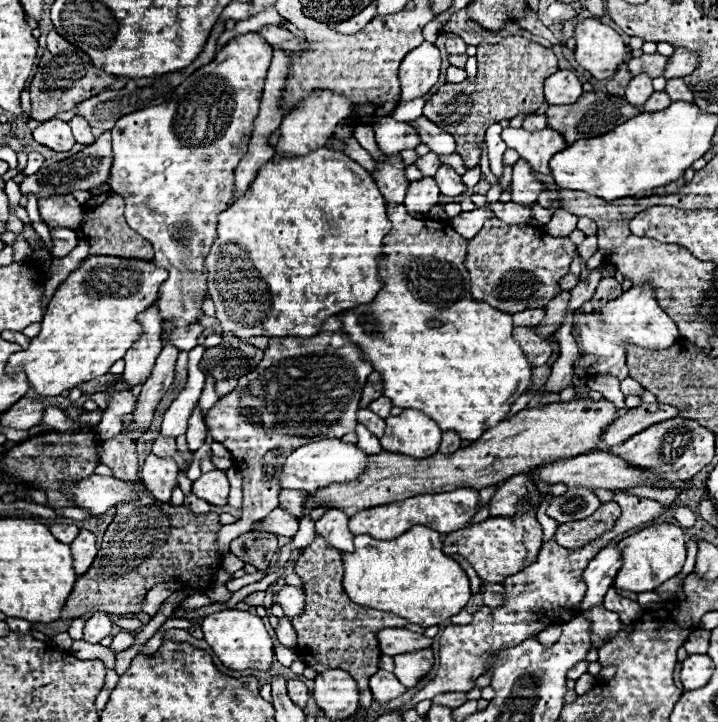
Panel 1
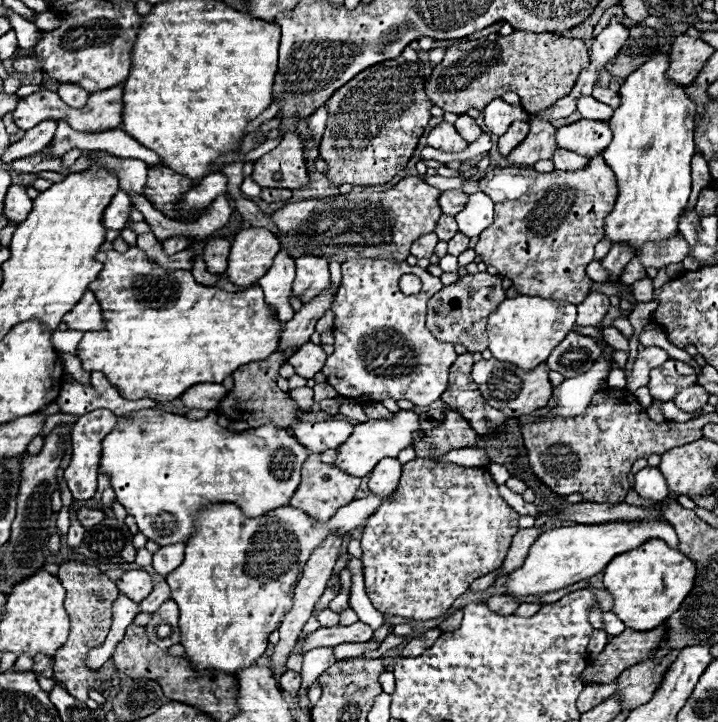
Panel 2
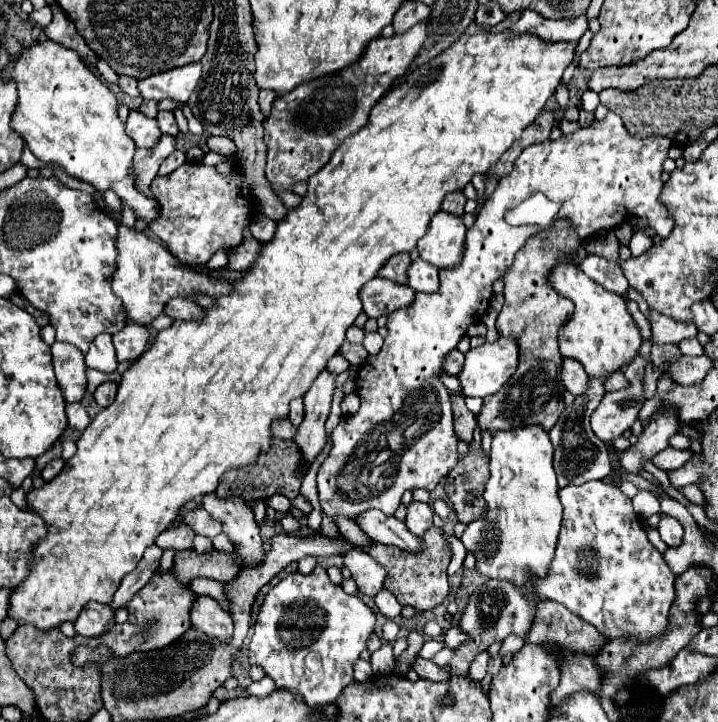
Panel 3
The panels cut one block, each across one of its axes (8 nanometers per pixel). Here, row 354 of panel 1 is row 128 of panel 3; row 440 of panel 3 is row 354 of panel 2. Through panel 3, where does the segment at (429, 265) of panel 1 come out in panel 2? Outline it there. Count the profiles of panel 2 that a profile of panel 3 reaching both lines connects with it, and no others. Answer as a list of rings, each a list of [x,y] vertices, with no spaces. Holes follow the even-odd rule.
[[[138,246],[128,248],[128,252],[124,252],[124,254],[116,252],[116,250],[110,250],[110,252],[104,252],[104,254],[106,254],[106,260],[102,262],[104,268],[102,268],[98,278],[88,288],[96,294],[96,300],[100,302],[106,326],[100,332],[86,332],[84,334],[84,338],[78,344],[78,358],[80,358],[82,368],[86,372],[102,372],[108,378],[108,382],[118,388],[122,398],[126,398],[126,400],[152,398],[152,400],[158,400],[158,402],[170,402],[170,400],[180,398],[190,386],[194,386],[194,384],[206,384],[206,382],[218,384],[226,376],[230,376],[232,372],[242,368],[244,364],[254,362],[254,360],[264,360],[264,358],[268,358],[278,348],[280,322],[270,314],[270,310],[268,310],[266,302],[264,302],[264,292],[262,292],[260,286],[252,286],[252,288],[248,288],[244,292],[224,292],[220,288],[208,288],[208,286],[196,284],[196,280],[194,280],[190,270],[164,270],[160,264],[156,264],[152,258],[148,258],[146,252],[140,250]]]

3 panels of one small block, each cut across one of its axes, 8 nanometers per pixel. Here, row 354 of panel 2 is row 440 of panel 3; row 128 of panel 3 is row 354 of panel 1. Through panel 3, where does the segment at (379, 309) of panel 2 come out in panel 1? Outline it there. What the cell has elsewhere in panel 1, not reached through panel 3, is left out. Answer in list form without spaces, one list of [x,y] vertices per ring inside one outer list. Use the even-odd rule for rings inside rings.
[[[632,286],[620,298],[604,304],[600,312],[576,312],[572,330],[574,338],[580,342],[574,366],[580,366],[588,376],[610,374],[618,380],[628,378],[626,348],[630,344],[648,350],[664,350],[678,340],[676,324],[658,306],[658,300],[654,298],[654,290],[650,286]]]

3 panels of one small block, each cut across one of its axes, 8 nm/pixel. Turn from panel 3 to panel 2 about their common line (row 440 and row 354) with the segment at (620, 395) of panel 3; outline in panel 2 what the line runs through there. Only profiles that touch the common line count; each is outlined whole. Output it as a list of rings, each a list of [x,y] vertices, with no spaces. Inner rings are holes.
[[[608,344],[604,346],[602,358],[594,364],[590,372],[576,378],[566,378],[560,386],[554,388],[554,394],[558,396],[556,406],[546,414],[552,416],[554,412],[560,412],[562,416],[578,416],[578,412],[584,412],[590,404],[590,396],[600,390],[600,382],[608,378],[610,364],[612,364],[612,352]]]

